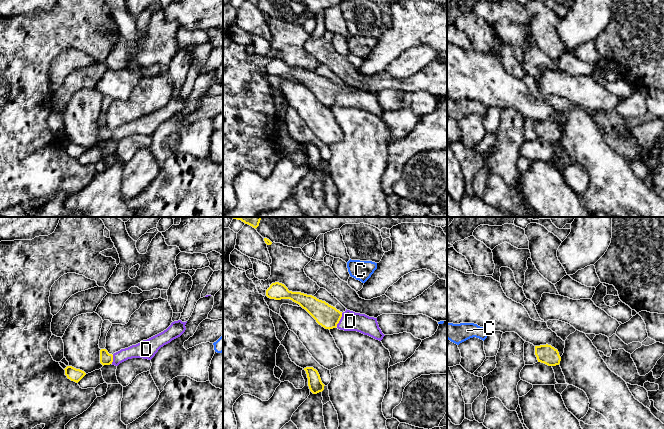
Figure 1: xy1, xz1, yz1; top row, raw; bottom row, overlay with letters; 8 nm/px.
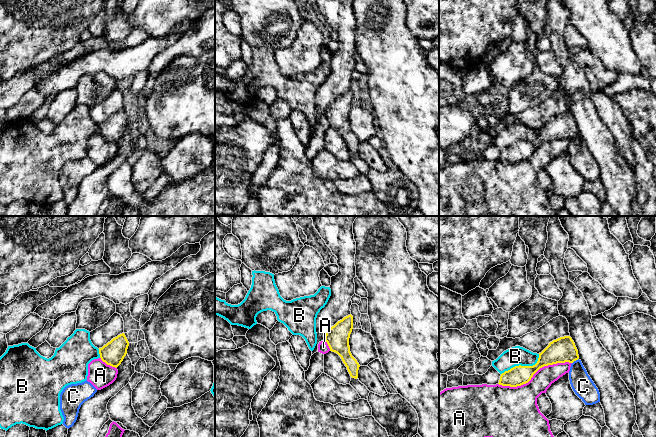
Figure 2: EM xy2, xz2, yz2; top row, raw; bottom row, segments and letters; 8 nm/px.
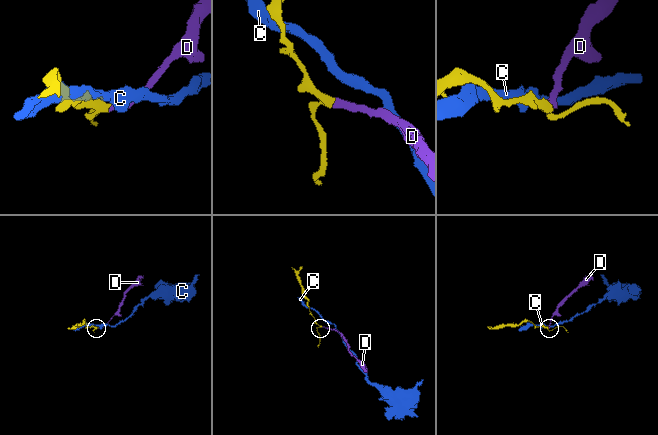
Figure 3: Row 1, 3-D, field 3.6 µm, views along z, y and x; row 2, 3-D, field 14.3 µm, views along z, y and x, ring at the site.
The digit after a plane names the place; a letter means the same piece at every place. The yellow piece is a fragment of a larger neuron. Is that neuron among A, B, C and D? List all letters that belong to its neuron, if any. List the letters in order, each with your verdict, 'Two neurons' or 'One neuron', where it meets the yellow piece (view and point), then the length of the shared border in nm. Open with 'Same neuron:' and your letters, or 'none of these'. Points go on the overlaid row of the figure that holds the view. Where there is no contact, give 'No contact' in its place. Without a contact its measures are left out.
Same neuron: D
A: Two neurons. Touches yellow at yz2 (534, 373). Shared border 600 nm
B: Two neurons. Touches yellow at yz2 (522, 366). Shared border 360 nm
C: Two neurons. Touches yellow at yz2 (575, 360). Shared border 70 nm
D: One neuron. Touches yellow at xz1 (339, 320). Shared border 120 nm

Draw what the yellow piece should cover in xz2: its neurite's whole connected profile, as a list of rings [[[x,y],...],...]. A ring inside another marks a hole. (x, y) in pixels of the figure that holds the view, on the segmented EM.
[[[350,314],[332,326],[325,335],[330,351],[337,353],[352,378],[358,378],[359,363],[352,356],[349,338],[353,329],[353,316]]]

